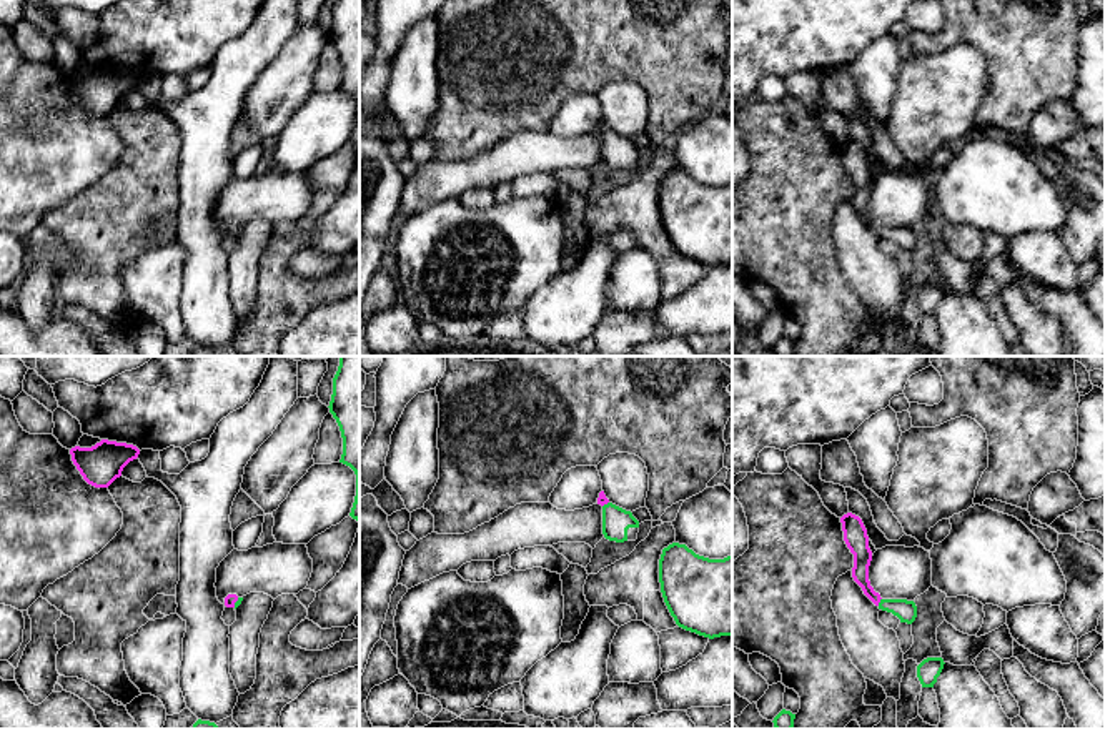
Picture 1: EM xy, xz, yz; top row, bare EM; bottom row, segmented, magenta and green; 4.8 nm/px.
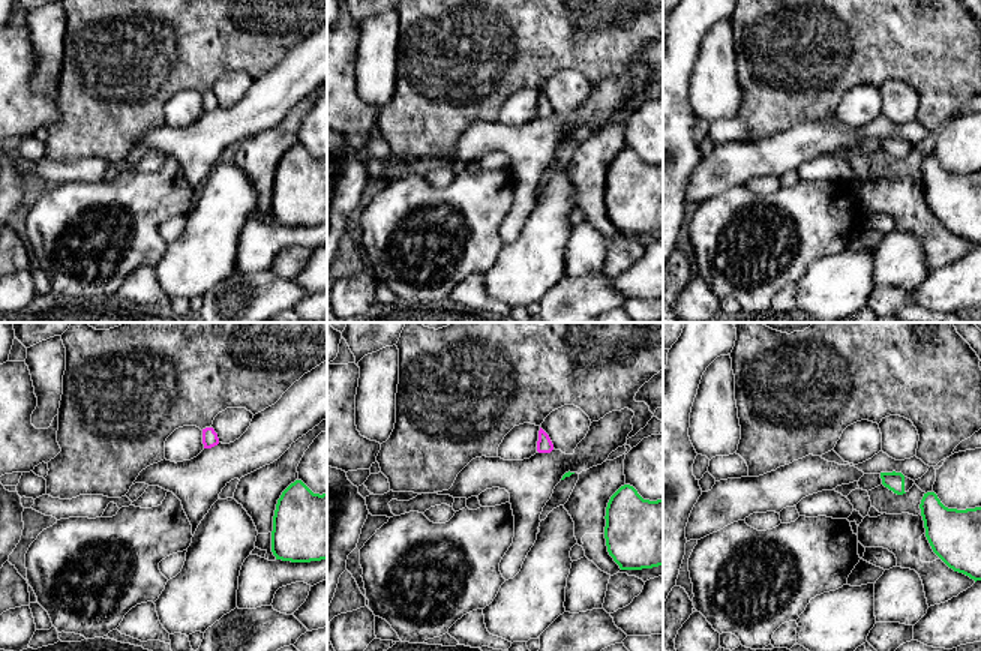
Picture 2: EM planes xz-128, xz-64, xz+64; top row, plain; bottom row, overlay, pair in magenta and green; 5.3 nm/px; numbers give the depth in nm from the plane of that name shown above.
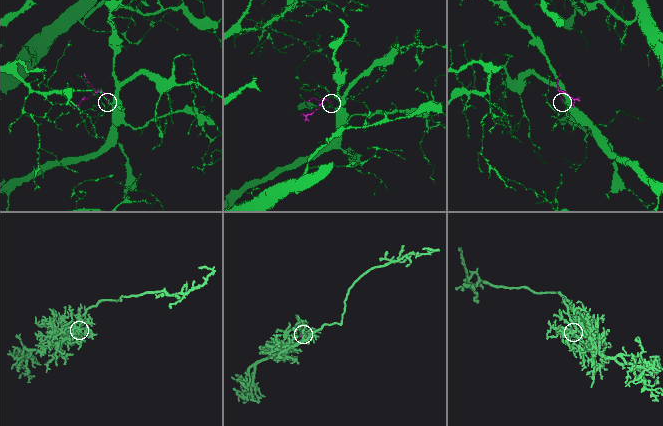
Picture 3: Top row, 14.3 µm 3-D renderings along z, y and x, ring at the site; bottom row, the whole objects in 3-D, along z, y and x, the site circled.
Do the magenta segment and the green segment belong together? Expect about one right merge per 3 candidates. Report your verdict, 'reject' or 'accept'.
accept

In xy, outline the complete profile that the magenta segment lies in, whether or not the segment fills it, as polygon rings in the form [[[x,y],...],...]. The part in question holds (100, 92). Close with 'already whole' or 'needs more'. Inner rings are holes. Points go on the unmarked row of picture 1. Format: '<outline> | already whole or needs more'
[[[102,67],[92,75],[75,73],[70,82],[88,112],[108,115],[121,103],[123,95],[138,85],[140,77],[133,72]]] | already whole

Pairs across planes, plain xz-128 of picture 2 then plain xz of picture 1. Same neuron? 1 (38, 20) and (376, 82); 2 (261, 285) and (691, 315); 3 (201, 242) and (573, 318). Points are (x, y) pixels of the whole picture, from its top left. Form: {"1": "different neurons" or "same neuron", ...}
{"1": "different neurons", "2": "different neurons", "3": "same neuron"}

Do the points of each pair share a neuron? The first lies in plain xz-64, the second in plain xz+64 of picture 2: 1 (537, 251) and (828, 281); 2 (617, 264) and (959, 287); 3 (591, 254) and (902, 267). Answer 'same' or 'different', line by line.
1: same
2: different
3: same

